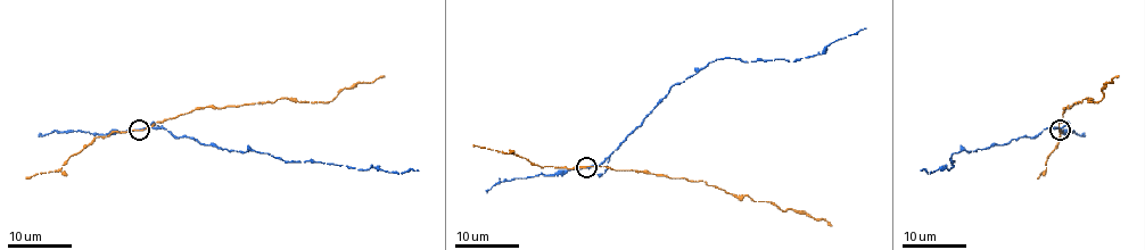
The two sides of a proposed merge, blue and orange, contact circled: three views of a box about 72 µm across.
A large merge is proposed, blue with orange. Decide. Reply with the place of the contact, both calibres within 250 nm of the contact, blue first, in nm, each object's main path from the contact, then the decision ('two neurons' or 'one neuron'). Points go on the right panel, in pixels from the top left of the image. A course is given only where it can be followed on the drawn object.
(1060, 130) | 240/200 nm | blue via (1060, 128), (1046, 127), (1032, 136), (955, 152), (950, 171), (920, 171) | orange via (1060, 131), (1059, 123), (1067, 107), (1103, 97), (1103, 88), (1119, 75) | two neurons

